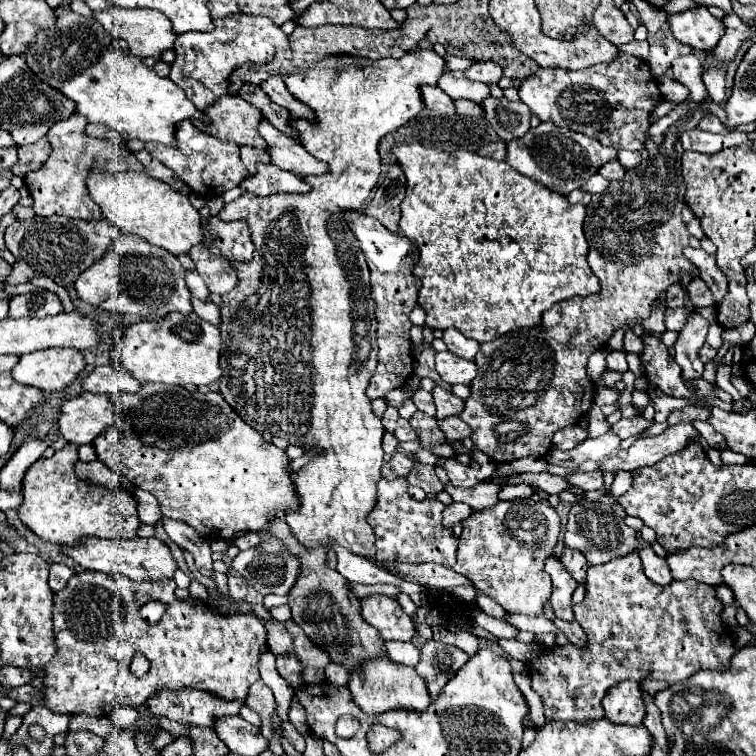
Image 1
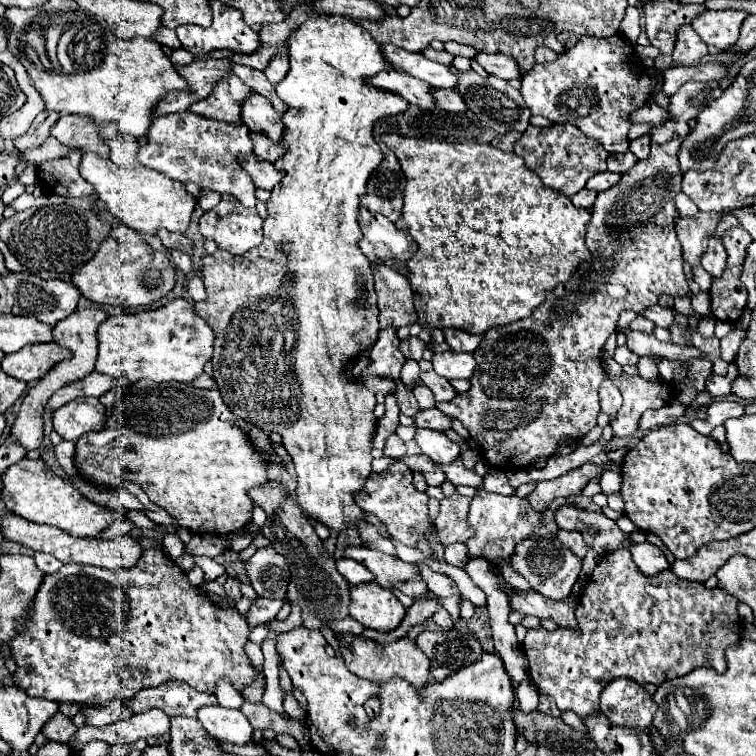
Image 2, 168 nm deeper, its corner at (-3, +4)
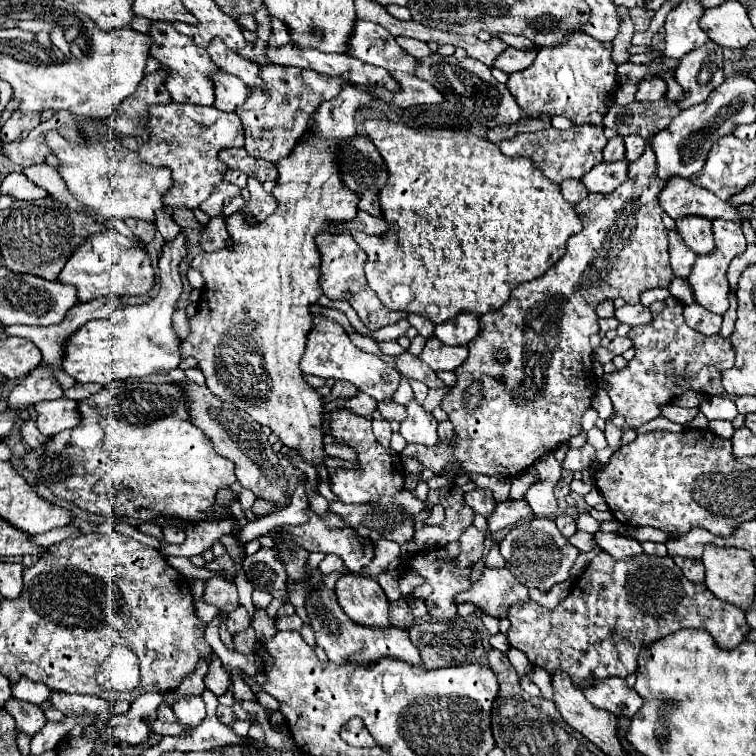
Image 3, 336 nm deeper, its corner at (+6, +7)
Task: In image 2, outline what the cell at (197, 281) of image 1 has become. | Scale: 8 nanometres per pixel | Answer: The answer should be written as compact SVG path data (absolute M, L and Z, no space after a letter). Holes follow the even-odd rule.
M171 250L171 260L181 268L181 272L185 276L193 274L193 260L191 260L191 256L187 256L183 252L177 252L177 250Z

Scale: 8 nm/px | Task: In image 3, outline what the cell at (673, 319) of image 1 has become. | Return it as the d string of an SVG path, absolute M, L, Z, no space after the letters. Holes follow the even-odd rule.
M624 305L620 309L614 309L614 319L618 319L620 323L628 323L628 325L644 325L650 323L650 311L644 305Z

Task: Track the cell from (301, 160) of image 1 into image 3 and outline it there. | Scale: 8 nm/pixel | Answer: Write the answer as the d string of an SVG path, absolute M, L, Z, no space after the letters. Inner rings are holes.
M216 71L210 75L210 81L214 83L214 107L220 111L234 111L238 107L238 103L244 103L246 95L248 95L248 87L234 75L224 73L224 71Z

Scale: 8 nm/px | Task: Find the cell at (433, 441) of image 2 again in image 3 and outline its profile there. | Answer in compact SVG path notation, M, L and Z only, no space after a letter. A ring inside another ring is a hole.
M416 399L404 405L406 407L406 419L400 423L400 435L408 443L420 443L420 445L434 445L438 441L436 435L436 419L432 413L428 413Z

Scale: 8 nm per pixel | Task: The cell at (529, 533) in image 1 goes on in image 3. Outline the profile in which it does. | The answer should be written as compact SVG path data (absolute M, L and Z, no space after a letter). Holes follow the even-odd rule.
M472 489L468 493L464 493L464 501L480 515L490 515L490 511L494 511L494 497L488 489Z

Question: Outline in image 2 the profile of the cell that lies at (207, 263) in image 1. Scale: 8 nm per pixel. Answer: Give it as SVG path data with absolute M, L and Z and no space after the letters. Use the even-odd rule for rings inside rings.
M165 230L165 232L159 232L159 238L161 238L161 242L167 248L177 248L177 250L193 256L193 242L187 236L183 236L183 234L171 234L171 232Z

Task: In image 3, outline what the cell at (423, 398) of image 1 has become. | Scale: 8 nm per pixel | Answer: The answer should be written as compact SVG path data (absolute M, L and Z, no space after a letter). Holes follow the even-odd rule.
M402 379L402 381L400 381L400 385L398 385L398 391L392 395L392 399L394 399L396 403L404 405L404 403L408 403L412 397L414 397L414 393L412 393L410 383L408 383L406 379Z

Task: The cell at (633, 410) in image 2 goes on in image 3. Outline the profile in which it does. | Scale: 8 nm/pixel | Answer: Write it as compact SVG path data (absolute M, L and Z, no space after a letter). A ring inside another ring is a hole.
M668 297L664 301L652 303L648 309L652 313L652 321L648 325L632 327L628 333L634 343L636 357L628 363L626 369L604 375L604 389L614 403L614 411L616 415L622 415L626 419L626 427L630 429L656 419L660 415L660 407L670 403L684 391L698 391L702 395L724 395L726 391L722 387L722 371L734 365L734 349L730 345L730 339L722 335L706 337L690 329L684 323L684 305L678 299Z

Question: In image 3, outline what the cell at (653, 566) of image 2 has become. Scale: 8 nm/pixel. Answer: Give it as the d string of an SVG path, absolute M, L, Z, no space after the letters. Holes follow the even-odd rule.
M598 531L598 533L594 533L594 545L600 551L612 555L612 559L626 559L626 557L642 553L642 547L636 539L624 537L624 535L618 535L618 533Z

